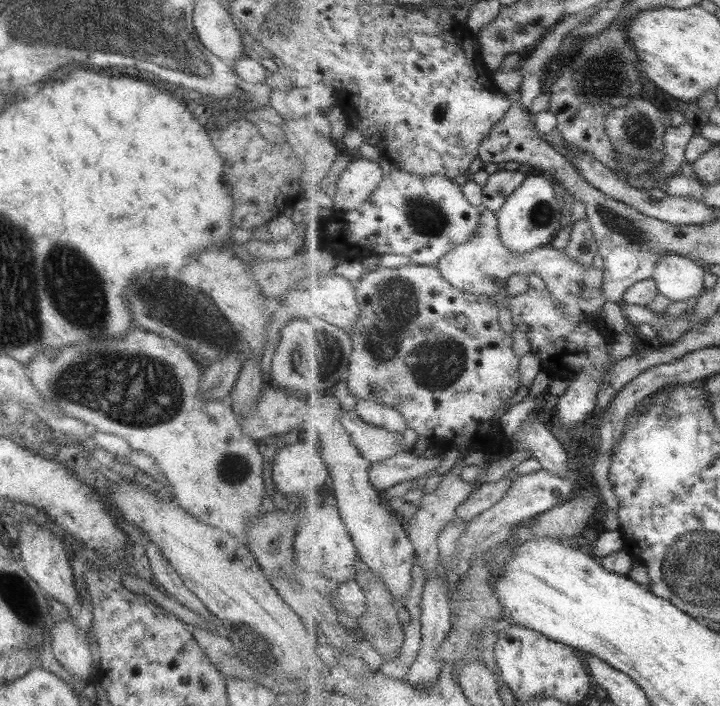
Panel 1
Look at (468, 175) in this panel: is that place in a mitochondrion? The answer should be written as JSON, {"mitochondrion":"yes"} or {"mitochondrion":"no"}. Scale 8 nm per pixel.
{"mitochondrion":"no"}

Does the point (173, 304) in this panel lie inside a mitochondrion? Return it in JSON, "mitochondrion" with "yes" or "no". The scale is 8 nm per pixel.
{"mitochondrion":"yes"}

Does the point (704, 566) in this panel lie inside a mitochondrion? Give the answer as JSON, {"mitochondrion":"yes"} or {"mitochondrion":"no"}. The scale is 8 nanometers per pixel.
{"mitochondrion":"yes"}

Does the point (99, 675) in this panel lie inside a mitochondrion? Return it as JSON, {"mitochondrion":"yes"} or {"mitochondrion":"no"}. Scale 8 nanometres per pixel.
{"mitochondrion":"no"}

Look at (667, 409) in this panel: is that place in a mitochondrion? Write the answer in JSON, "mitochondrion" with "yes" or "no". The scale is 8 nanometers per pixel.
{"mitochondrion":"yes"}

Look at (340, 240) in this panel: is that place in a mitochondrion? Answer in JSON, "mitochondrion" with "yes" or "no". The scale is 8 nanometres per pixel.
{"mitochondrion":"no"}

